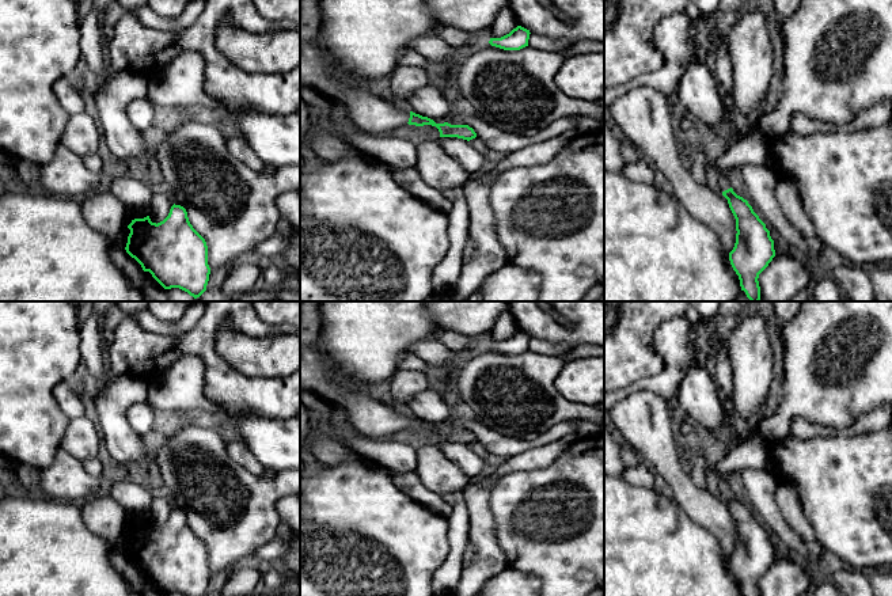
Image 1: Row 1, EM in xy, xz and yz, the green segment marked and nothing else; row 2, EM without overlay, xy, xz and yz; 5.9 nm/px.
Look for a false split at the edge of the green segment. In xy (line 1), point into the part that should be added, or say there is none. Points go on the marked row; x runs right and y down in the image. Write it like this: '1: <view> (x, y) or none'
1: none

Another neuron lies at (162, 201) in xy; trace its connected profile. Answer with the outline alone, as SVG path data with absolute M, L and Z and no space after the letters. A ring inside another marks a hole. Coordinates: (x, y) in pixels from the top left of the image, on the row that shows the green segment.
M155 189L151 200L151 221L156 224L163 221L168 216L172 205L174 198L167 190Z

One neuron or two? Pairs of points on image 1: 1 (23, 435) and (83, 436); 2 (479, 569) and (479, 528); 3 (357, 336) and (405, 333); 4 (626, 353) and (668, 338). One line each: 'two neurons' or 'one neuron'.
1: two neurons
2: one neuron
3: one neuron
4: two neurons

